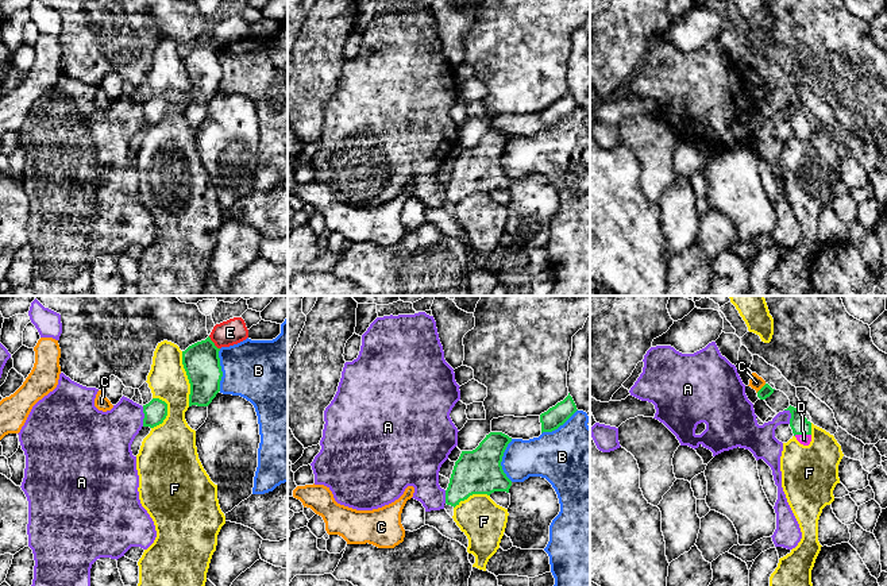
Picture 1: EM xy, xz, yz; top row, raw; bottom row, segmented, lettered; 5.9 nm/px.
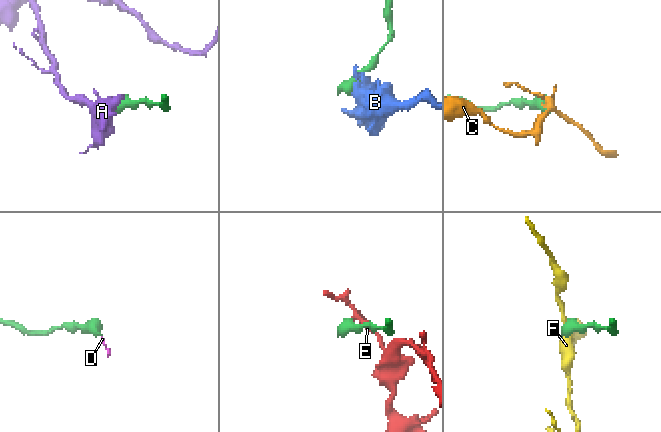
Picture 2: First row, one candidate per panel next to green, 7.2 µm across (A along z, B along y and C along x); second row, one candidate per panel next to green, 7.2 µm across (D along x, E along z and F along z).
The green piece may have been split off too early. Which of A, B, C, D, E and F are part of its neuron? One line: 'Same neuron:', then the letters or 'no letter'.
Same neuron: D

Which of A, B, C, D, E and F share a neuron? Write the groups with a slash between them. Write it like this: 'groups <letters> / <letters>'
groups A / B / C / D / E / F

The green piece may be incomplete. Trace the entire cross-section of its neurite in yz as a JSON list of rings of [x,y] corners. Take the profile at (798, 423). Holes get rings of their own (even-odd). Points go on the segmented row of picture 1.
[[[791,405],[784,410],[791,413],[790,427],[797,440],[803,446],[809,446],[811,442],[811,423],[801,410]]]

